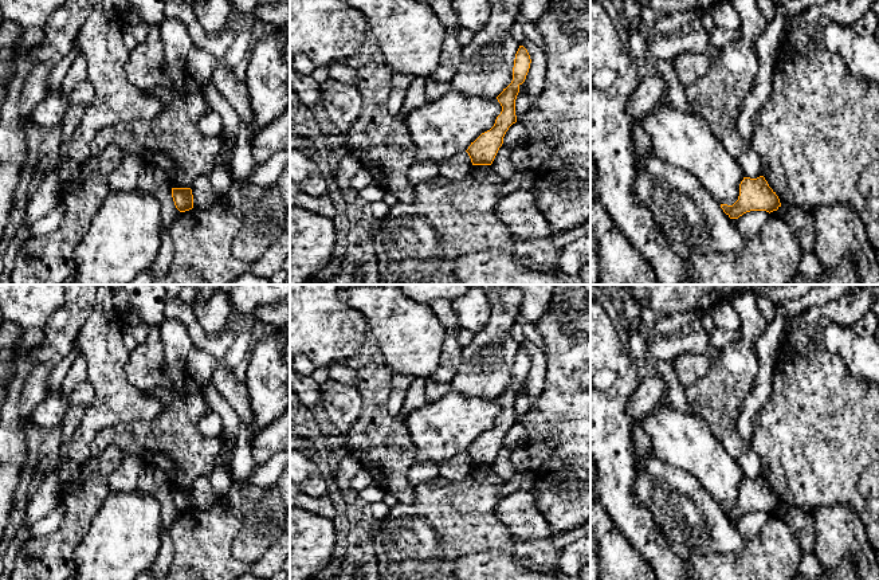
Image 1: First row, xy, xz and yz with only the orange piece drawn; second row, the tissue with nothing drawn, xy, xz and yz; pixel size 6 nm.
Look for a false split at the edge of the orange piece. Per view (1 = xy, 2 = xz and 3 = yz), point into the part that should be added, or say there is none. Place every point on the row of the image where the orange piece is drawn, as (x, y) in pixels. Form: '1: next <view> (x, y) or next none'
1: next none
2: next none
3: next none

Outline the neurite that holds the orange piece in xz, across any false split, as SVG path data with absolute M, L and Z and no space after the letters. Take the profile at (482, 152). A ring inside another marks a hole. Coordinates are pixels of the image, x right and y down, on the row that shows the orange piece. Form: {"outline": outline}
{"outline": "M519 46L514 59L513 81L497 97L502 106L501 114L497 117L494 126L482 133L466 150L472 165L491 165L503 144L506 132L517 122L515 99L519 93L519 86L526 79L530 63L531 59L527 50L523 46Z"}

